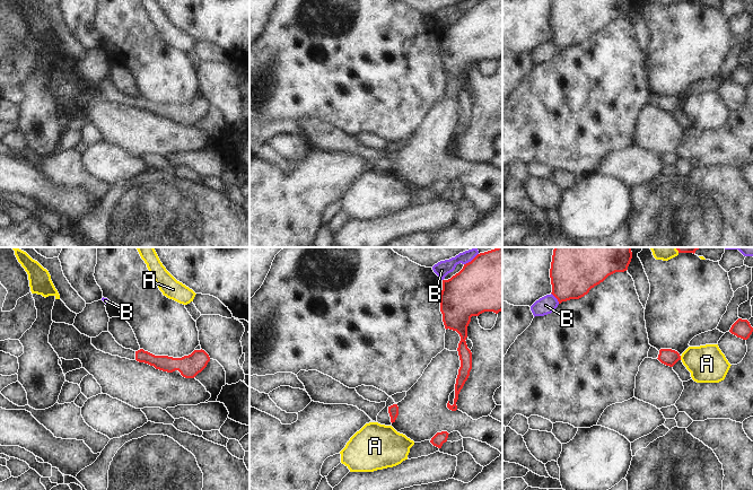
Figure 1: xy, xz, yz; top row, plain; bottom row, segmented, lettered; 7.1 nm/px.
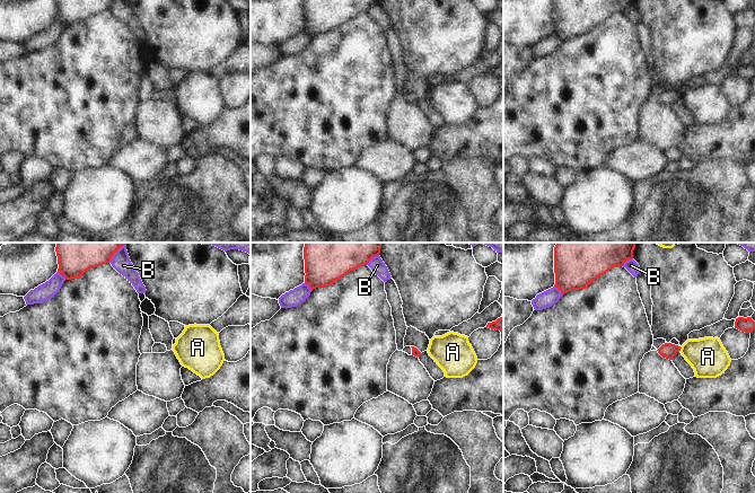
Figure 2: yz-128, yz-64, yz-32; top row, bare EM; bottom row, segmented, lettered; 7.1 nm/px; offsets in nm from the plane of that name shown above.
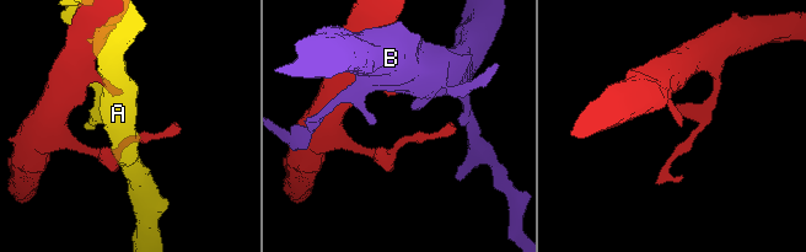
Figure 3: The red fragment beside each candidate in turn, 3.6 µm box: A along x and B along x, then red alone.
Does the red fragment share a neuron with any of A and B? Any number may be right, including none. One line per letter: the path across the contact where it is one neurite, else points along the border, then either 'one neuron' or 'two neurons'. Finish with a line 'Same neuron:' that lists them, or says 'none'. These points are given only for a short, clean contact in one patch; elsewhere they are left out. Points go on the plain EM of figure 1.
A: two neurons
B: two neurons
Same neuron: none

